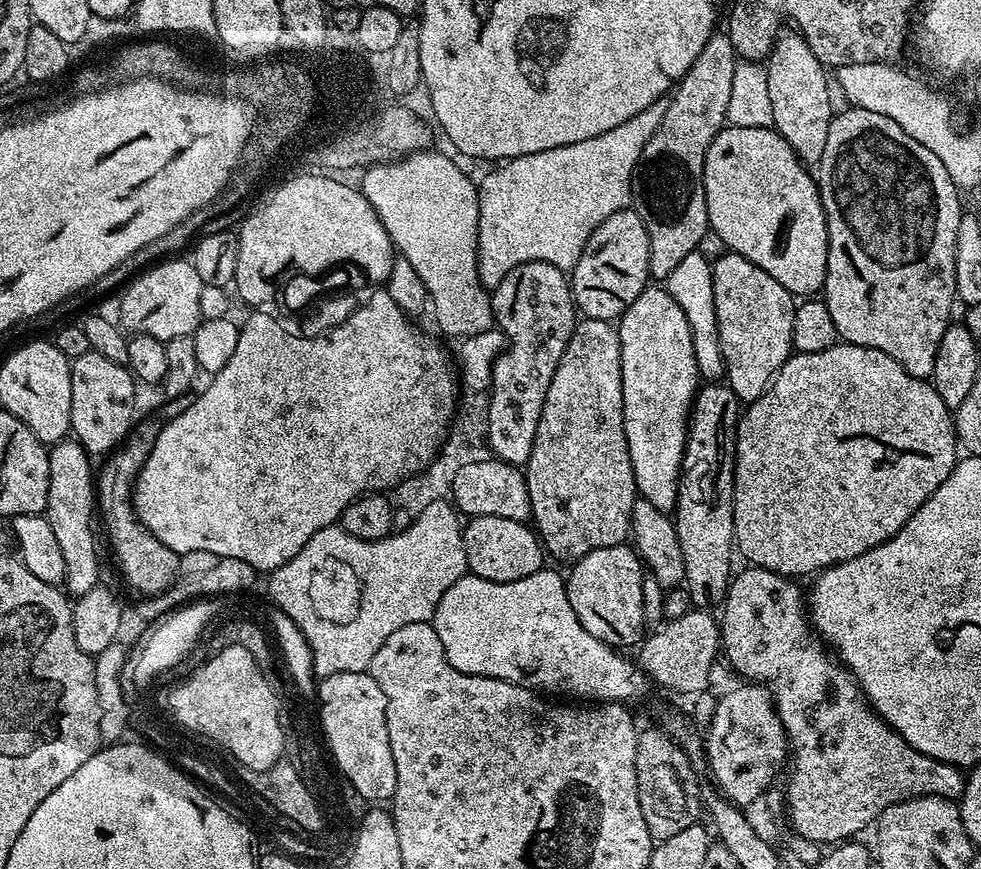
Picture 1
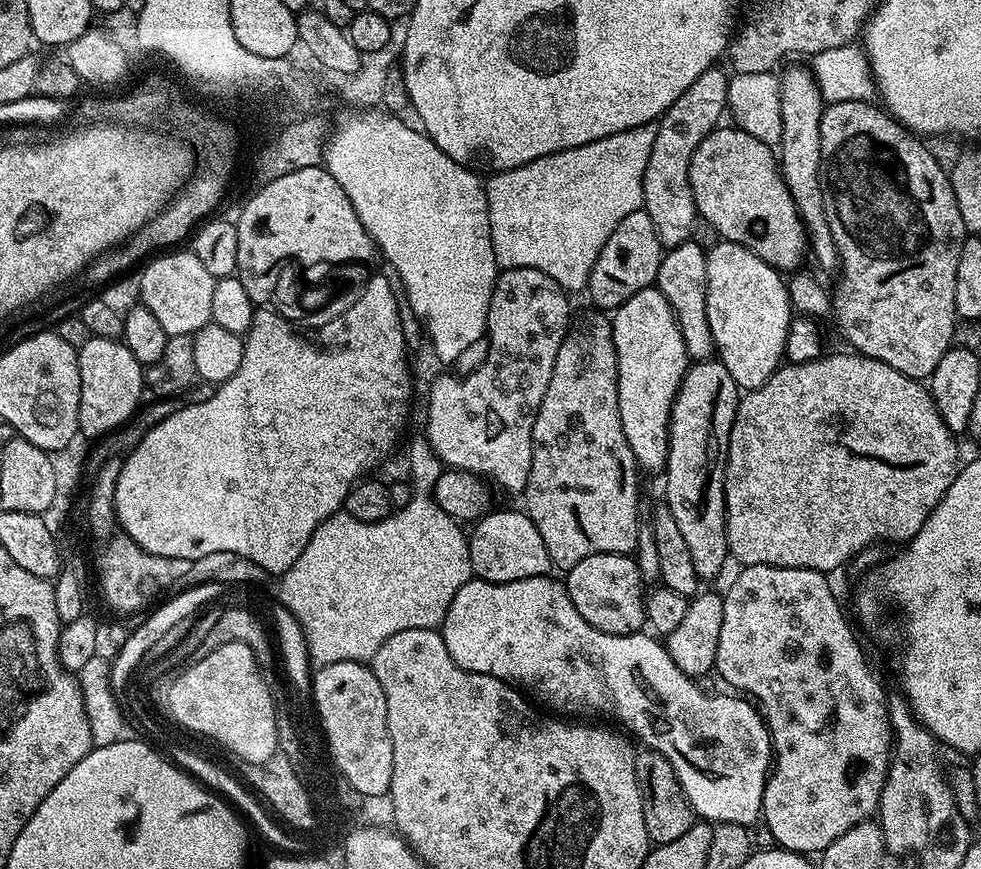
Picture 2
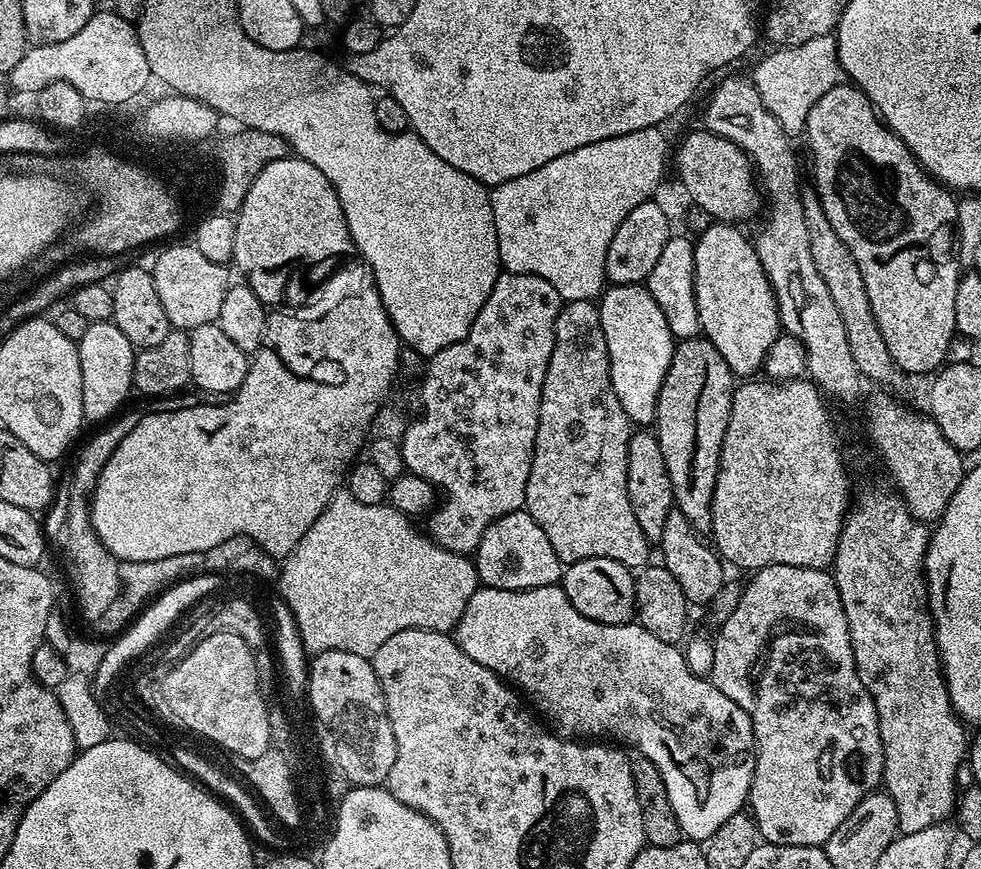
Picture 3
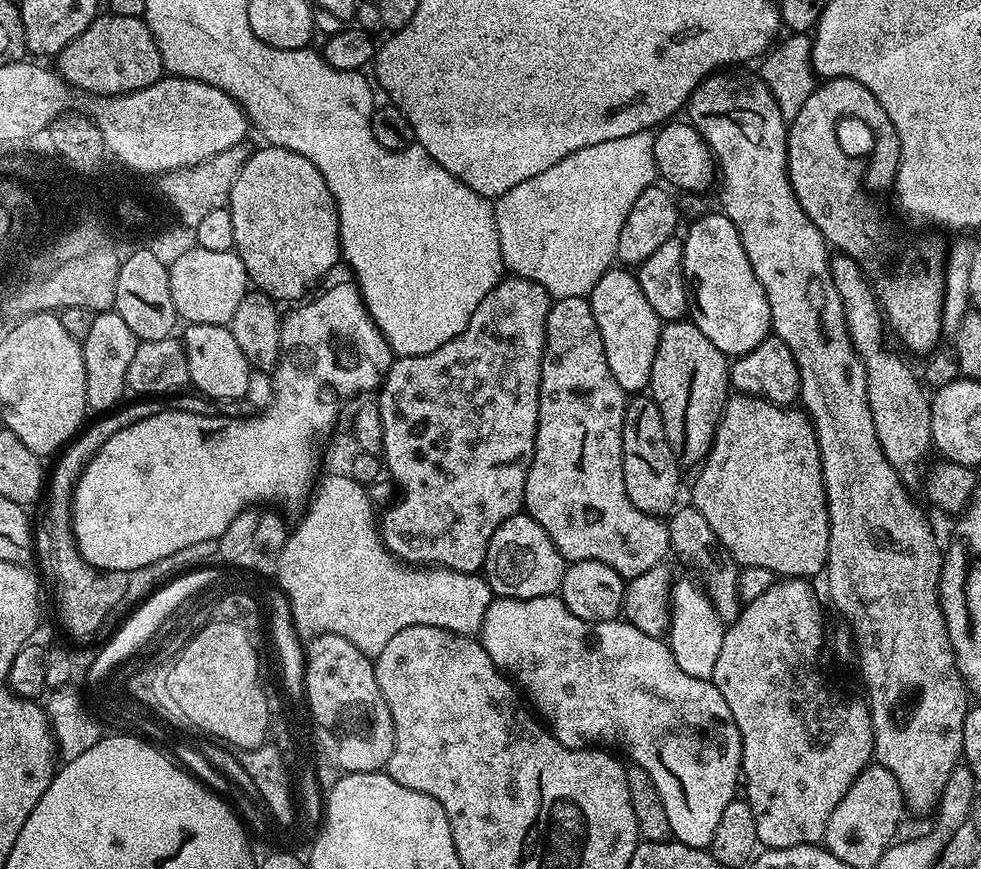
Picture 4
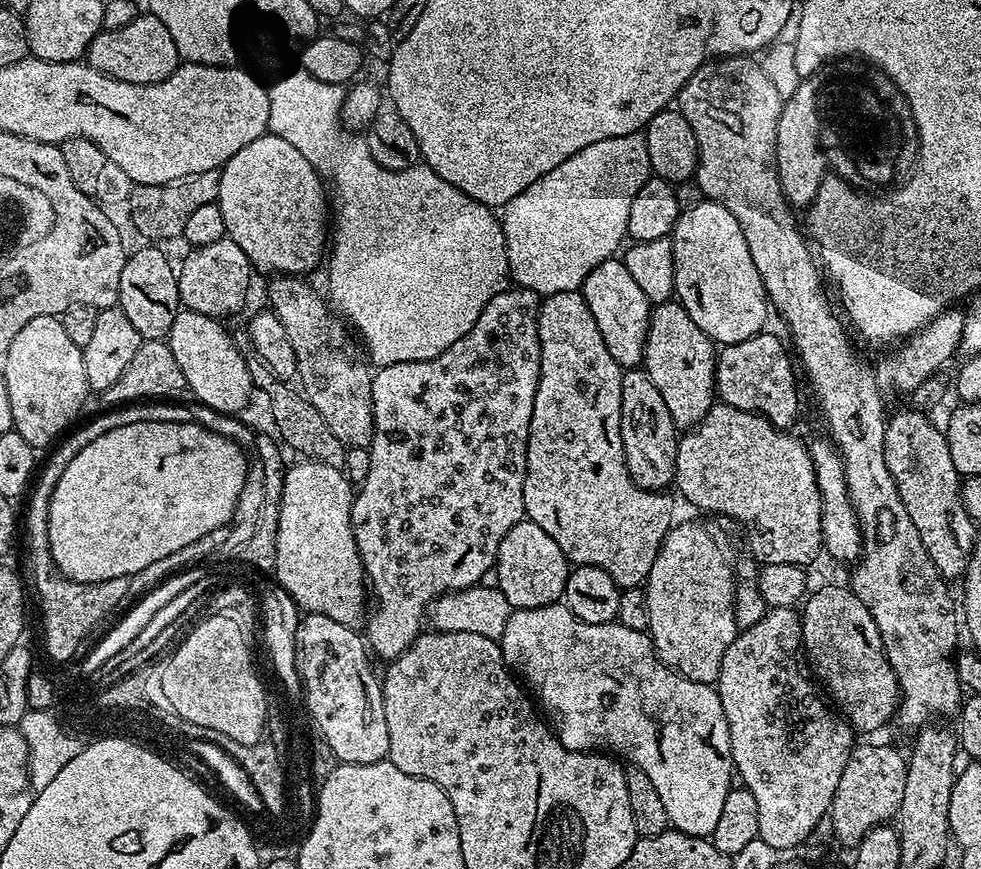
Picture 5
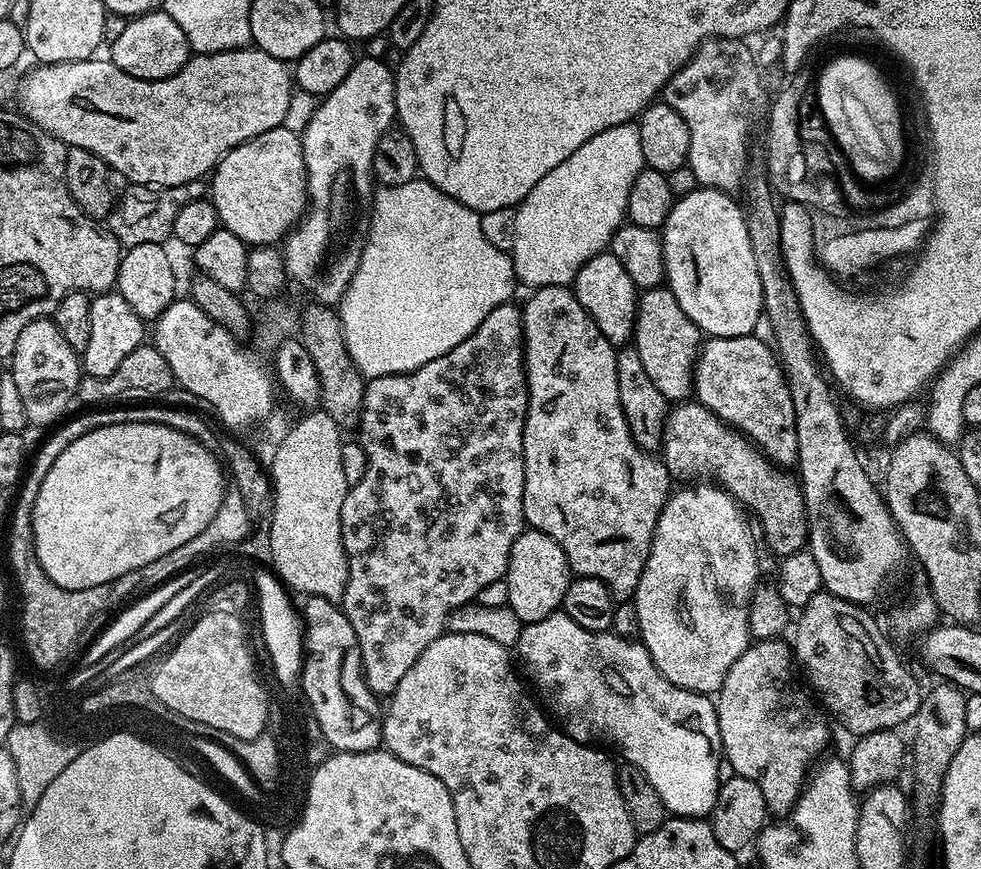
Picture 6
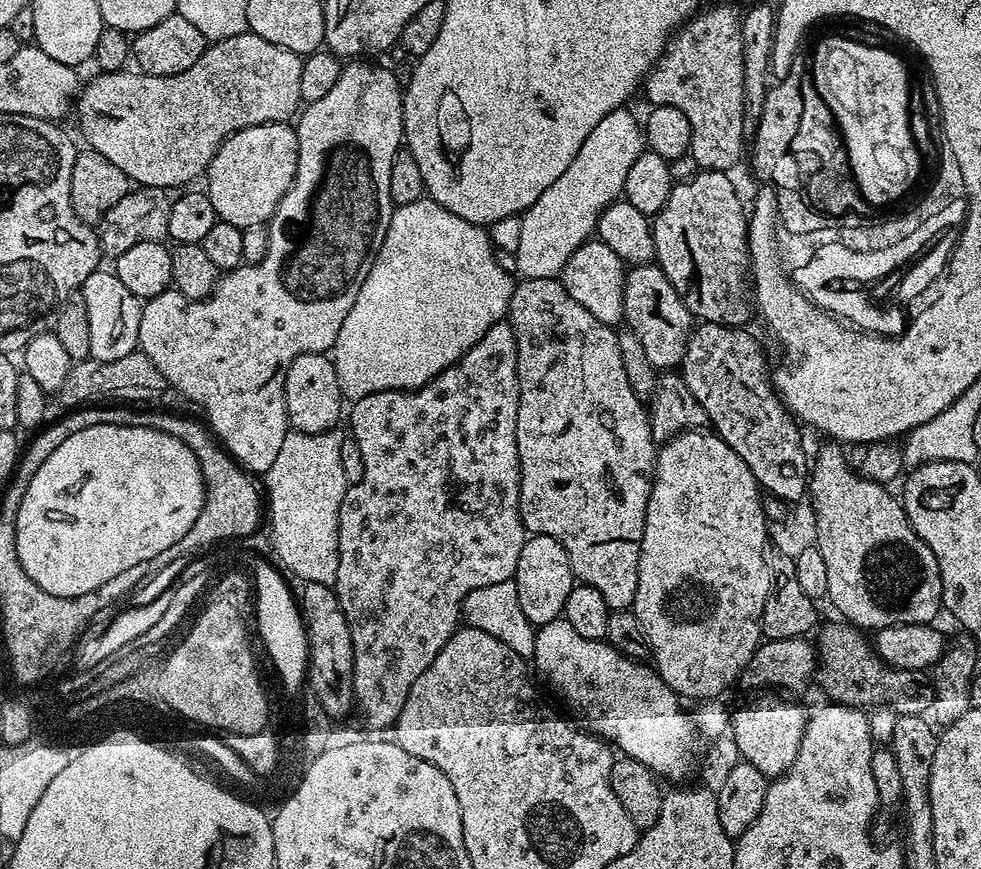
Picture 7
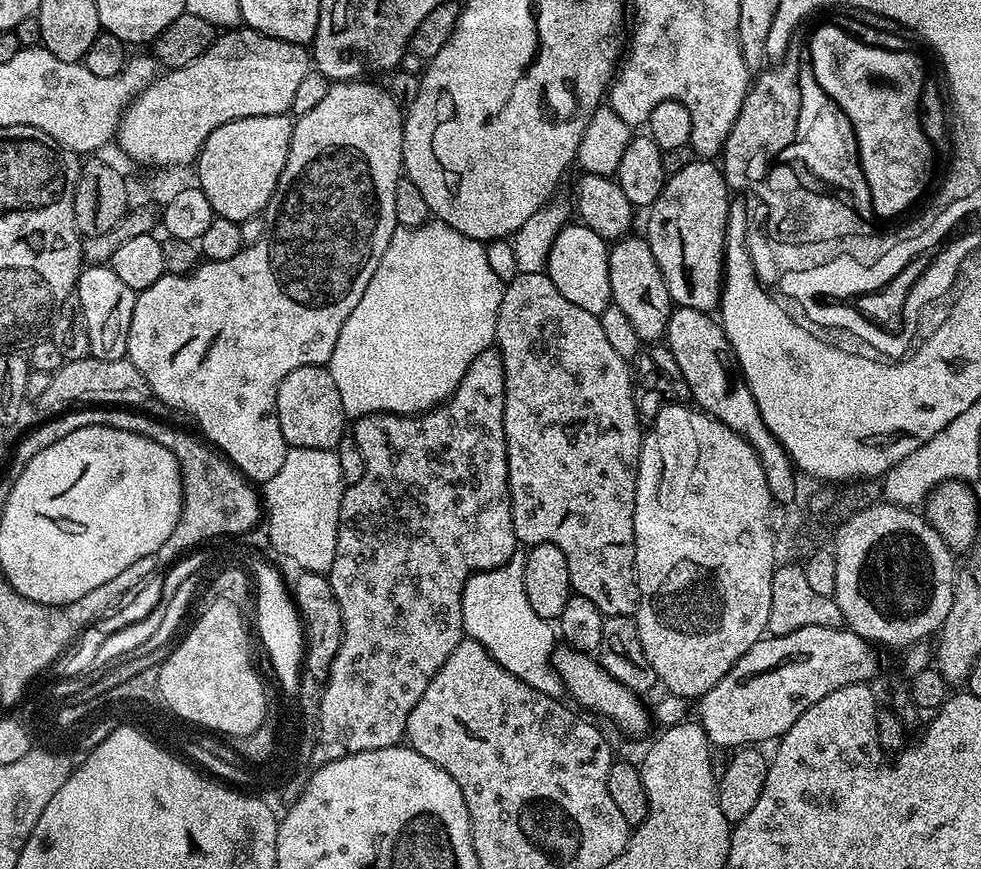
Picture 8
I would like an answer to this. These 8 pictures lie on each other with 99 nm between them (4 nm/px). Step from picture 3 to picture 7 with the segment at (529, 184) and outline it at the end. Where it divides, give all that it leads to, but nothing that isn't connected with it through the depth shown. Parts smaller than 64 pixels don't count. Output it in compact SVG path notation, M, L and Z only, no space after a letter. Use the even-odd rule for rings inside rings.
M631 107L615 108L590 130L586 142L578 146L574 162L566 166L551 186L546 186L534 202L519 217L520 233L516 236L516 272L523 279L559 277L570 254L578 250L595 233L601 214L615 200L621 199L630 166L646 151L644 129L641 121L631 112Z

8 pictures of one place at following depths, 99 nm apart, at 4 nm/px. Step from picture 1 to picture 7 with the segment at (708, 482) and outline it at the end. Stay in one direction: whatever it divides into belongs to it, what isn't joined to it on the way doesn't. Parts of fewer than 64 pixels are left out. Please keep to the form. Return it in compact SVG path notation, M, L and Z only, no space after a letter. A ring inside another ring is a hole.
M638 264L627 269L624 278L624 318L627 331L638 338L650 366L657 370L672 370L684 358L684 341L694 327L694 317L682 302L678 290L666 278L659 264Z

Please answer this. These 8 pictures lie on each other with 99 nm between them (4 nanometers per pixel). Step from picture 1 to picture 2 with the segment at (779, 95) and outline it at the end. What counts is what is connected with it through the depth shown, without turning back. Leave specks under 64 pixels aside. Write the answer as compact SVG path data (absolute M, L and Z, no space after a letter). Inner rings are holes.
M788 68L780 76L780 97L782 98L782 138L778 145L778 163L790 194L794 198L794 206L804 224L808 237L810 256L816 259L816 264L824 272L835 273L840 266L840 255L834 242L834 234L830 231L830 222L826 218L826 198L824 183L820 177L822 162L822 114L826 107L826 96L820 93L816 80L804 68Z

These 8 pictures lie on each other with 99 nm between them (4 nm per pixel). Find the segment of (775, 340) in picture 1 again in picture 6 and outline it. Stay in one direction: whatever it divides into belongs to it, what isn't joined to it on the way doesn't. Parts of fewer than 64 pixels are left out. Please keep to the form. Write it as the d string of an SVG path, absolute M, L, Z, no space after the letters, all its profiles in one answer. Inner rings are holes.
M698 186L673 203L662 229L666 286L674 298L678 298L678 306L682 306L682 310L686 310L689 318L699 326L701 333L709 337L751 336L757 331L756 323L761 323L764 316L762 281L754 260L745 209L738 200L736 205L736 200L735 195L717 188Z

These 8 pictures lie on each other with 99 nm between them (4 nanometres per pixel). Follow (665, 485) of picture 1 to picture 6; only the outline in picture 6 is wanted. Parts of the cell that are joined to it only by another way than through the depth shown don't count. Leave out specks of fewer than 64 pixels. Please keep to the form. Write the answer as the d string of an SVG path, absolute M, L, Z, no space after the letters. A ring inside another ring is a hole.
M610 250L599 252L590 262L578 270L574 281L574 291L578 302L594 318L598 330L606 334L613 346L624 346L633 339L636 330L636 301L638 289L636 283L626 274L622 262L614 258Z

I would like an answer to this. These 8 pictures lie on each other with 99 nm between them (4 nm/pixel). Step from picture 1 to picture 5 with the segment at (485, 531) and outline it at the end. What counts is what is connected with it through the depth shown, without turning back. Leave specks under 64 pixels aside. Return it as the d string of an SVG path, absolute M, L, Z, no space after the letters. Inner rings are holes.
M525 518L512 527L506 538L502 538L494 570L498 574L500 593L512 609L541 608L557 603L563 597L570 561L562 554L558 542L554 542L554 538L550 538L550 534L542 530L542 526Z

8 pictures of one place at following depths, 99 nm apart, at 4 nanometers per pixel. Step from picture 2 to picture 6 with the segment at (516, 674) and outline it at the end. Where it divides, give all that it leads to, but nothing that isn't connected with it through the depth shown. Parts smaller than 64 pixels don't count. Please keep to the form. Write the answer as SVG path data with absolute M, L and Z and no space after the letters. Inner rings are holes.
M563 610L542 618L542 622L523 625L520 629L519 652L521 658L524 659L525 666L528 667L529 674L532 675L533 682L536 683L537 690L552 703L553 713L551 712L551 715L563 725L562 730L567 736L574 738L580 744L597 744L607 746L609 749L617 748L624 755L623 759L627 763L633 764L635 768L642 770L642 774L646 774L648 781L654 785L654 790L658 790L658 798L662 798L665 809L673 817L704 818L711 813L712 807L716 804L716 795L722 783L722 775L720 776L720 764L722 768L720 731L718 730L716 706L711 695L682 690L678 686L671 684L658 670L658 666L654 666L654 662L650 658L646 646L639 639L618 636L611 630L606 632L591 632L582 626L578 626L578 622L574 622L574 618L570 618Z

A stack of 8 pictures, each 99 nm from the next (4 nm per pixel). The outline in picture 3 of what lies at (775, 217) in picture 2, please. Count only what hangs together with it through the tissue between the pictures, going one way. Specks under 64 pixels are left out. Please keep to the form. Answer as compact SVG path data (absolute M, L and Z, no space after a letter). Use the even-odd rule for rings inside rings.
M699 130L692 132L680 144L680 149L675 149L676 168L680 171L680 180L684 183L684 188L688 191L688 200L693 204L702 206L706 214L712 216L716 222L741 222L748 220L756 211L761 211L762 194L758 189L758 177L752 167L752 161L747 154L734 142L730 142L724 136L716 136L713 132Z

